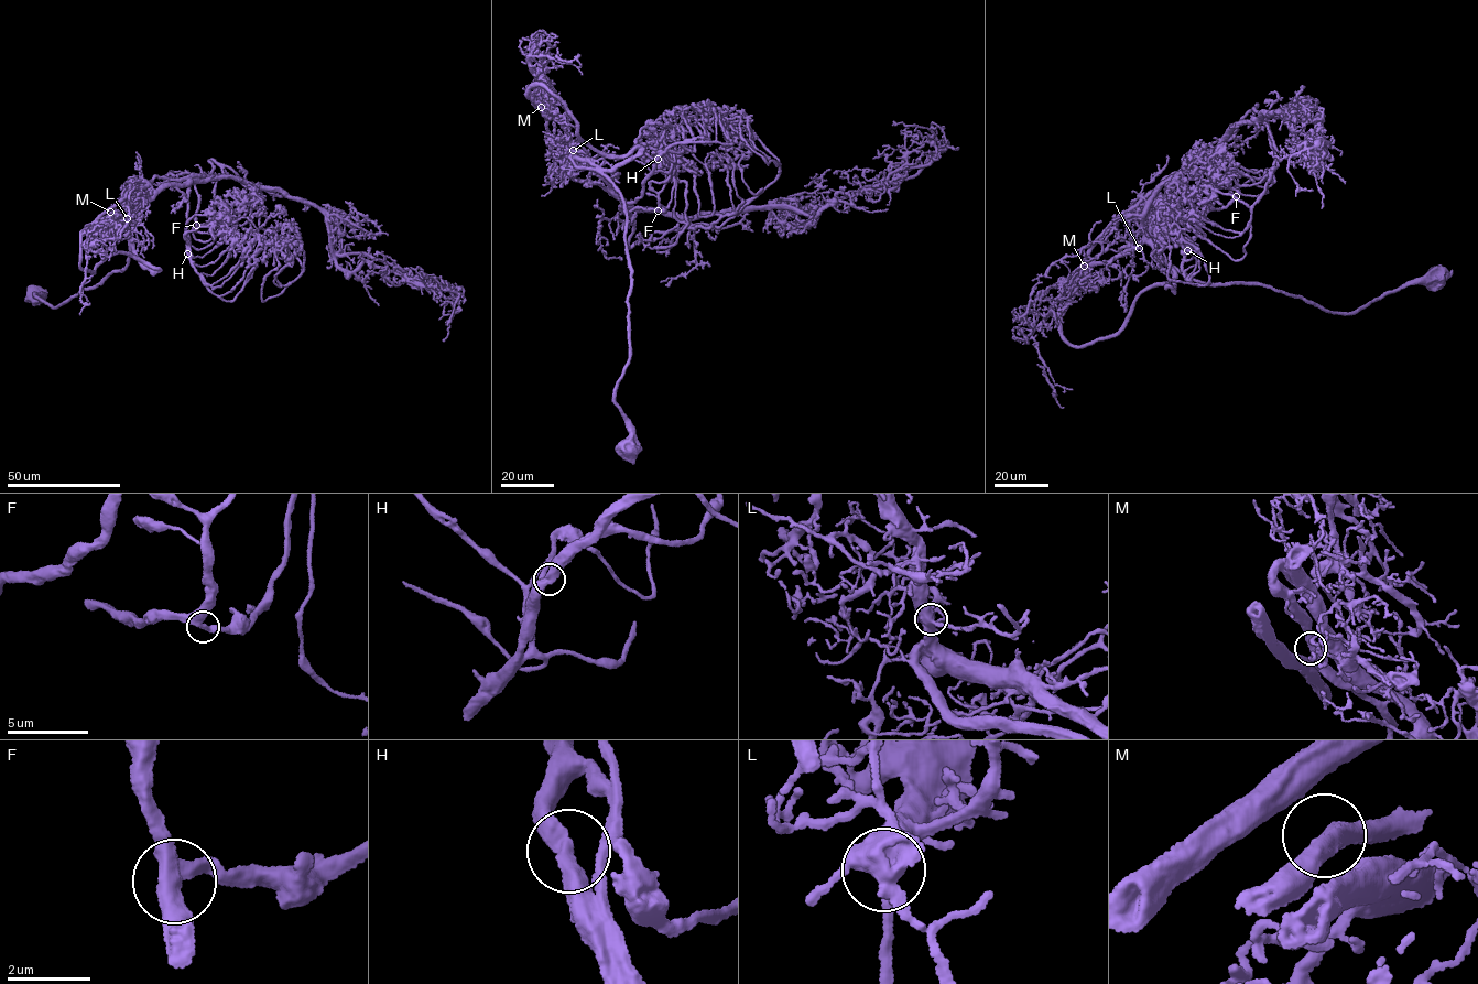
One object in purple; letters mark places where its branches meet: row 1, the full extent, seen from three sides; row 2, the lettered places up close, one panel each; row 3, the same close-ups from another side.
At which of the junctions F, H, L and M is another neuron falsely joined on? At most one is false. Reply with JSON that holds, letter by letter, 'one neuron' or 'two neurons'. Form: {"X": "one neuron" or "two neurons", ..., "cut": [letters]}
{"F": "one neuron", "H": "one neuron", "L": "one neuron", "M": "one neuron", "cut": []}

